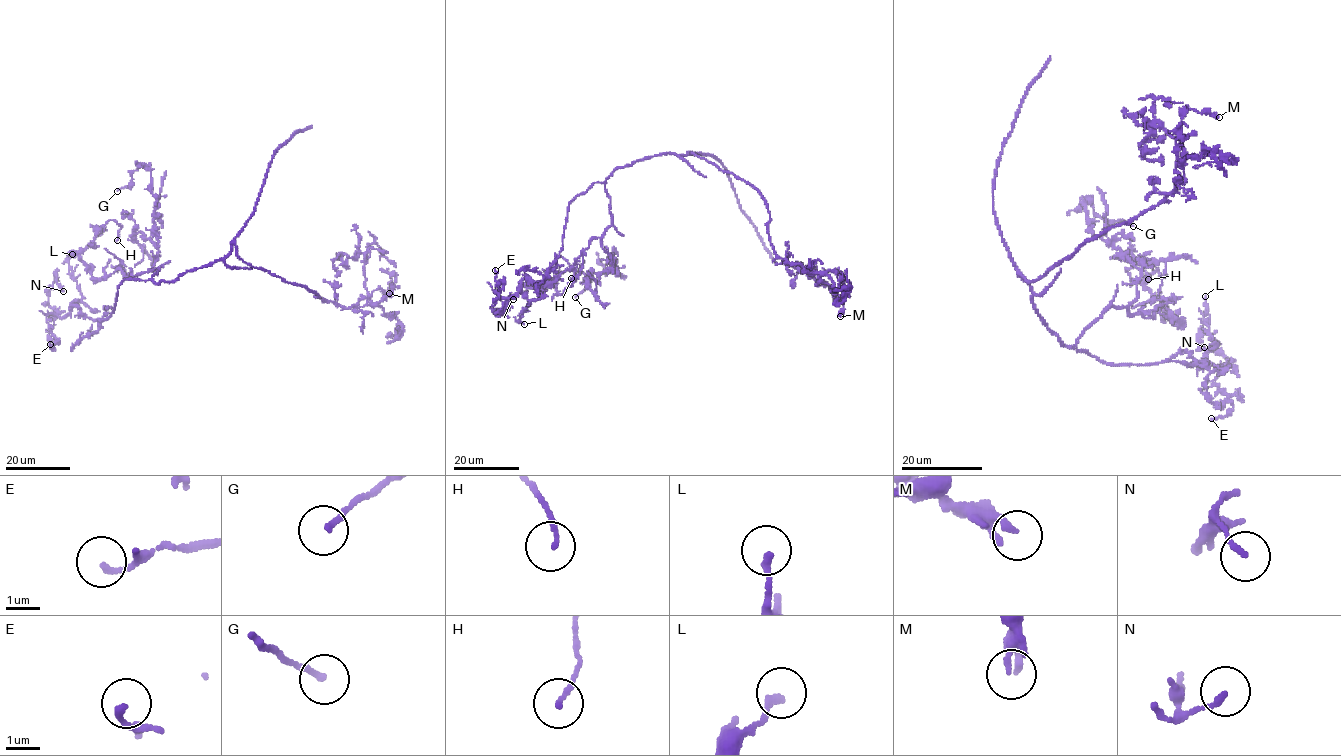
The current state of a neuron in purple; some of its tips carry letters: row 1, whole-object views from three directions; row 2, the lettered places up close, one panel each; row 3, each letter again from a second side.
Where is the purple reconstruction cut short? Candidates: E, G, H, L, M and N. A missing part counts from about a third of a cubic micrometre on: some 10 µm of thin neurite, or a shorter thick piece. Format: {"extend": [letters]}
{"extend": []}

